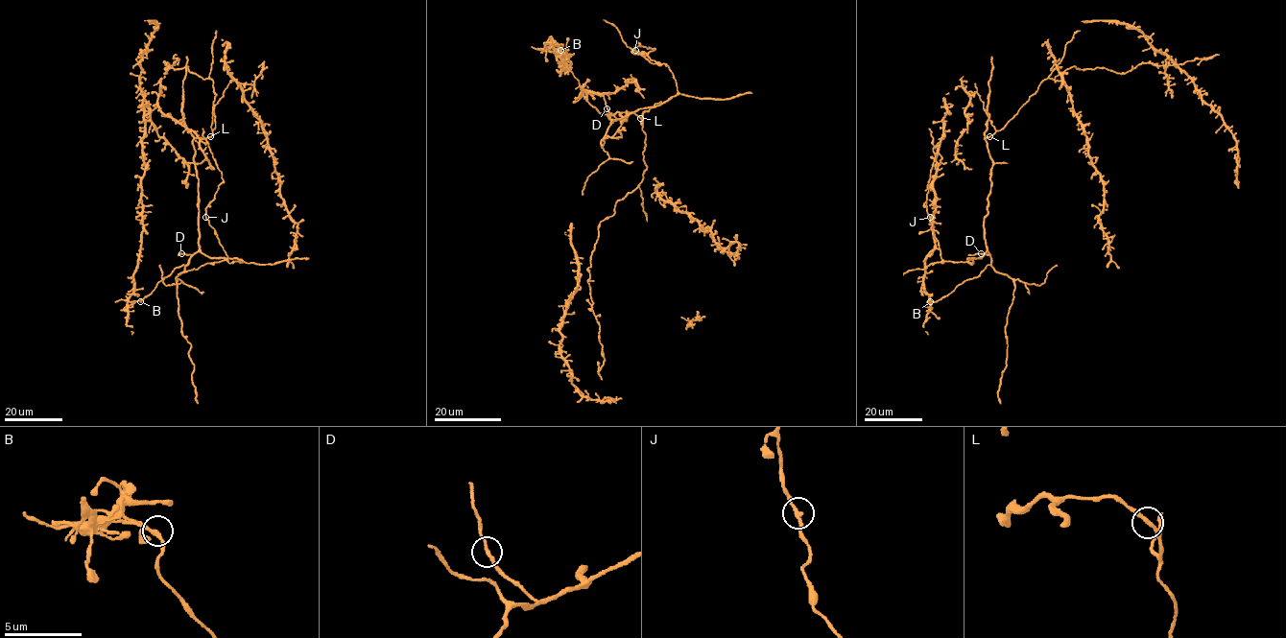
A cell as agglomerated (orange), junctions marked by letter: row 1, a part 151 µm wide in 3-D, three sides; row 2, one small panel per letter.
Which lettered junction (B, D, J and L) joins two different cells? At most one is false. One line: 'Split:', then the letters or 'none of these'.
Split: none of these

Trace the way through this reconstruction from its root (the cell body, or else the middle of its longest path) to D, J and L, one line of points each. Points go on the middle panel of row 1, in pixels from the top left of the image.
D: (620, 114), (623, 122), (627, 120), (626, 111), (627, 116), (616, 118), (607, 108)
J: (620, 114), (623, 122), (627, 120), (626, 111), (629, 115), (660, 105), (678, 92), (667, 66), (635, 50)
L: (620, 114), (634, 112), (640, 117)

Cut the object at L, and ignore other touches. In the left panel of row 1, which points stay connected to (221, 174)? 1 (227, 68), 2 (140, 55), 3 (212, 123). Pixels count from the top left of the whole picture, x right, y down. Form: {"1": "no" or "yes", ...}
{"1": "yes", "2": "yes", "3": "no"}

